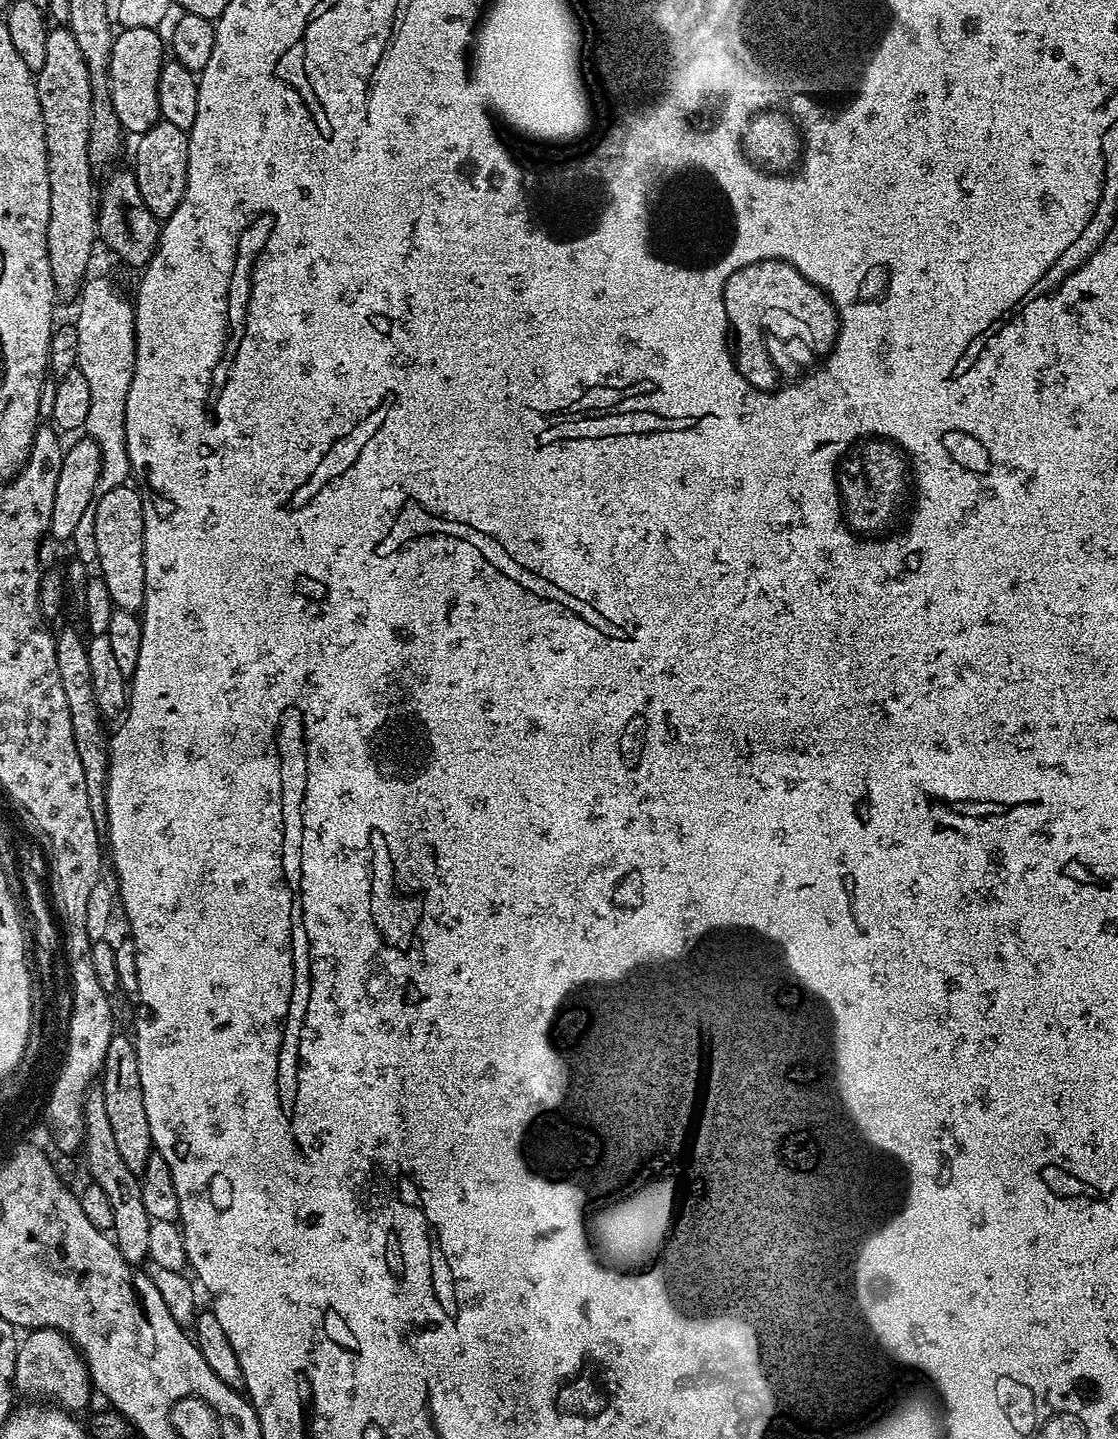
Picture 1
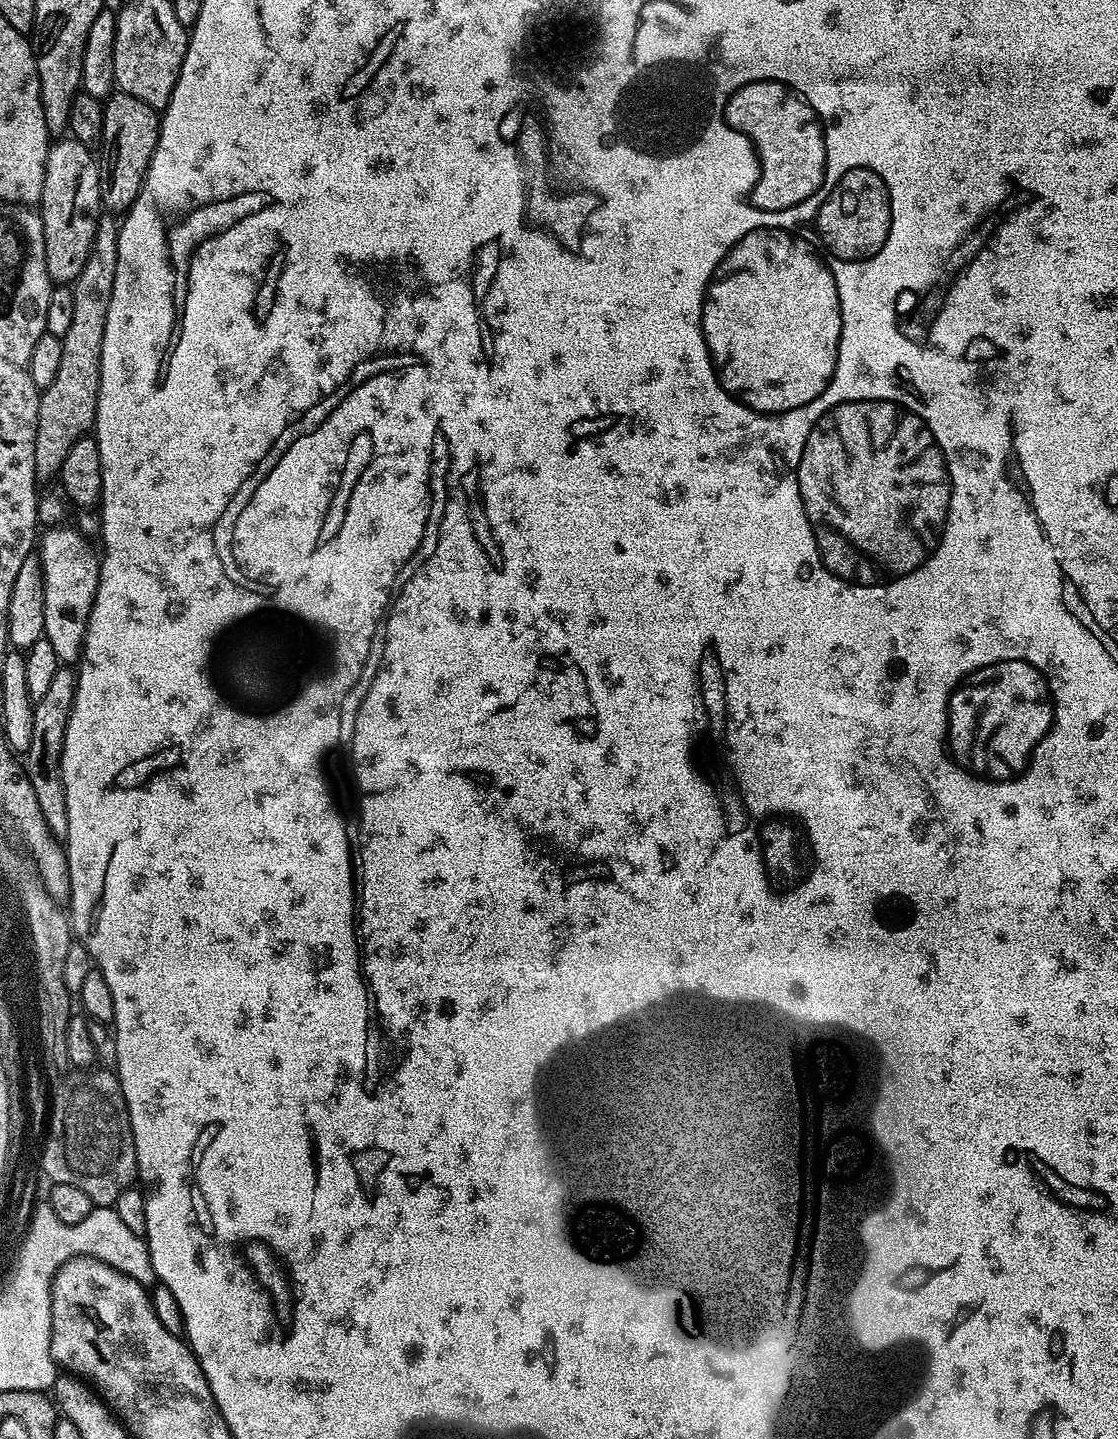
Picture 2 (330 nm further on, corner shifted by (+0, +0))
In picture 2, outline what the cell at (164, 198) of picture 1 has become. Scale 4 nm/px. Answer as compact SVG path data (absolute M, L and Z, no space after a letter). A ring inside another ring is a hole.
M119 90L113 91L103 105L100 147L104 150L104 160L102 156L100 198L105 209L120 214L138 198L140 186L148 173L150 158L154 154L154 146L159 136L159 115L140 99Z

